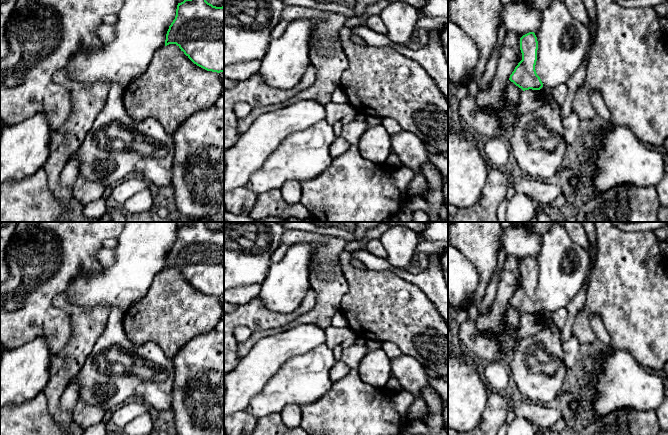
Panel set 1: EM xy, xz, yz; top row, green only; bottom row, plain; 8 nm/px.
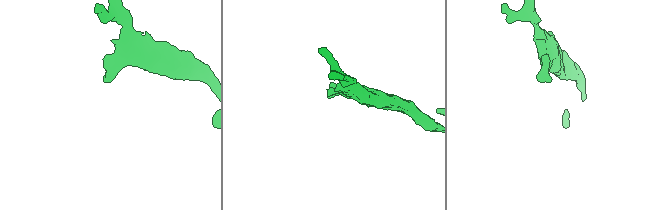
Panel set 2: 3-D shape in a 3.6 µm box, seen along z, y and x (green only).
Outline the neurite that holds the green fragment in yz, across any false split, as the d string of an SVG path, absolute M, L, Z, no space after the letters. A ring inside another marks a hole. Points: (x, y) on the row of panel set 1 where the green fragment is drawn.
M529 32L520 38L520 50L522 60L515 67L509 80L523 91L540 90L543 83L535 70L538 41L534 32Z

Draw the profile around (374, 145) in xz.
M381 124L368 127L360 137L358 149L365 159L384 165L392 152L391 136Z

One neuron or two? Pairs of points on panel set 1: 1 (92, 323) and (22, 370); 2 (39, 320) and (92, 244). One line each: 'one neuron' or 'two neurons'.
1: two neurons
2: one neuron

